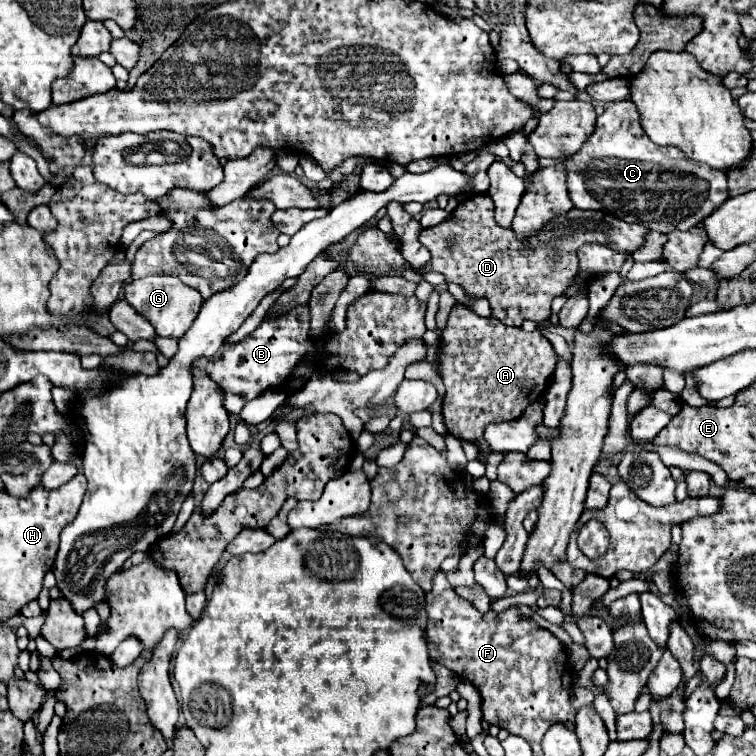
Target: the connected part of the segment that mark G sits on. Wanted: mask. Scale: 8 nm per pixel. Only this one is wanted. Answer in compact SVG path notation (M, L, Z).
M155 274L141 280L129 280L125 284L125 300L153 324L159 336L171 336L177 340L189 330L203 302L201 294L195 288L183 284L175 274Z

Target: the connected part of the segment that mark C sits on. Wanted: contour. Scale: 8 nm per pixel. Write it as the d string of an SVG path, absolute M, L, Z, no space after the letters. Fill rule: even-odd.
M631 100L611 102L605 112L597 118L595 132L583 142L581 150L573 156L565 158L563 164L567 164L567 188L569 196L573 200L573 206L583 210L603 210L619 216L623 222L643 224L647 230L657 232L671 232L673 228L689 230L703 222L709 214L713 214L727 198L727 172L719 172L715 168L695 168L693 172L673 172L671 162L667 162L665 154L655 146L649 136L643 132L639 112L635 110L635 104Z

